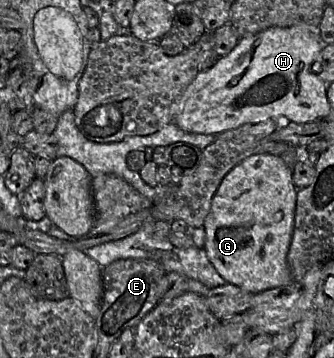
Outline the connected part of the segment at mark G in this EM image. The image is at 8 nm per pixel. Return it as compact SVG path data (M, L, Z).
M254 154L225 175L202 227L207 257L227 283L252 294L293 284L287 255L294 230L297 192L291 168L279 155Z

